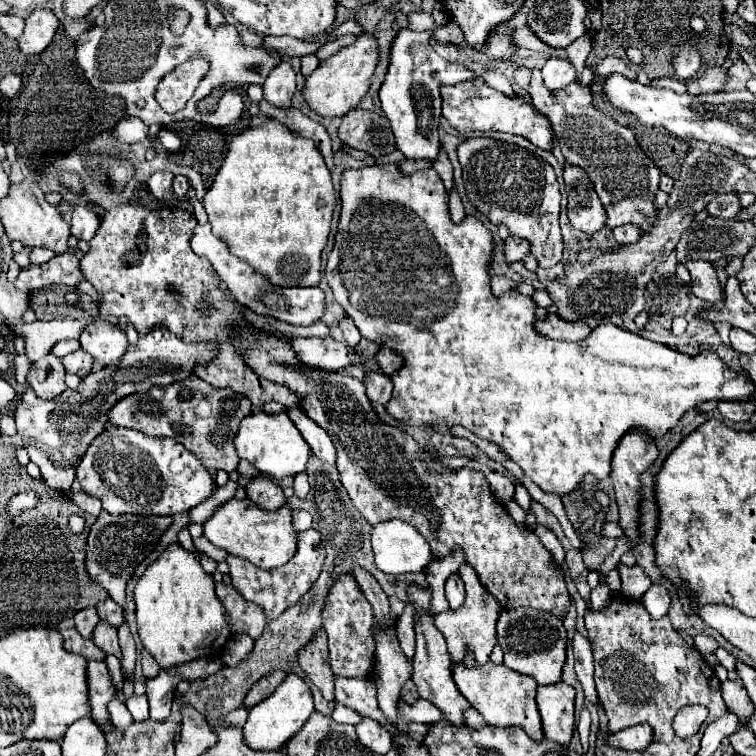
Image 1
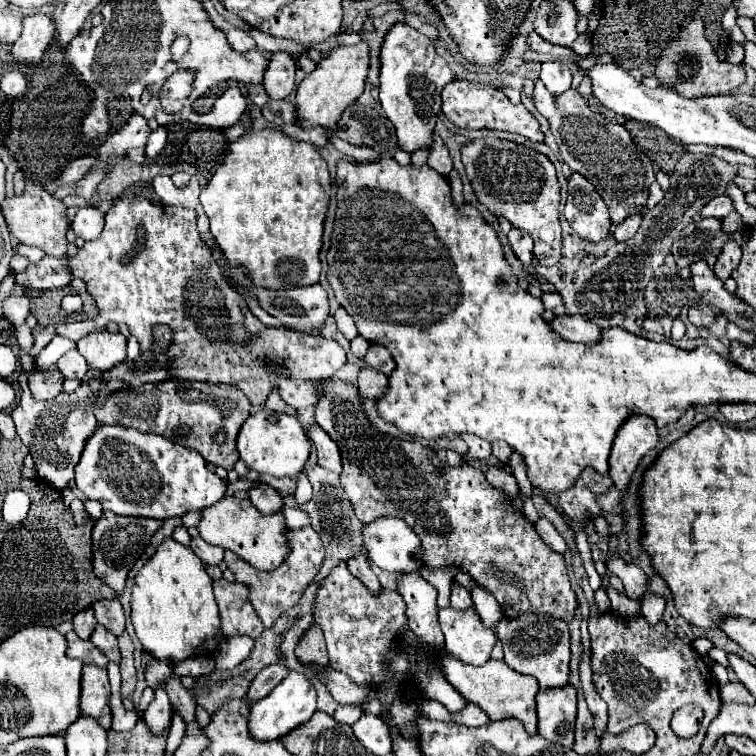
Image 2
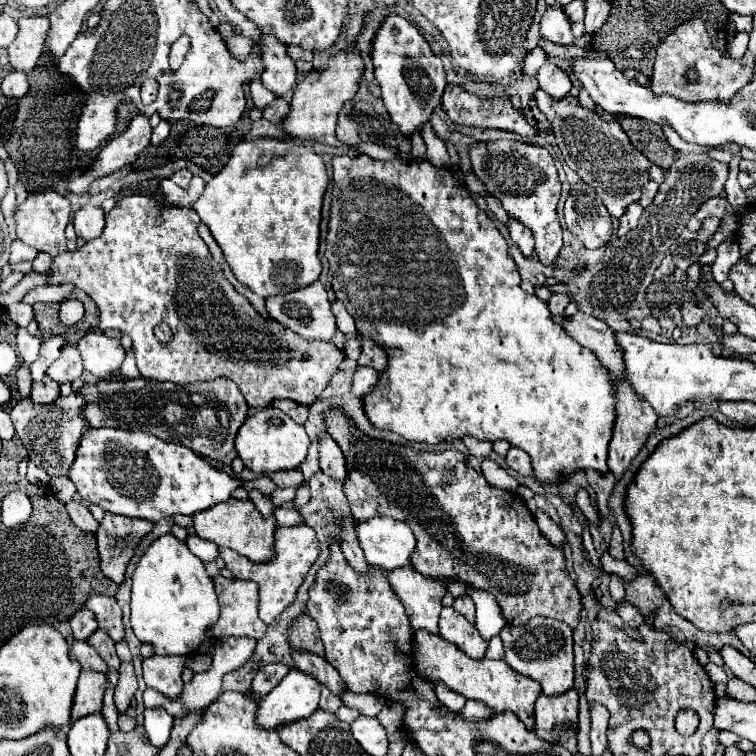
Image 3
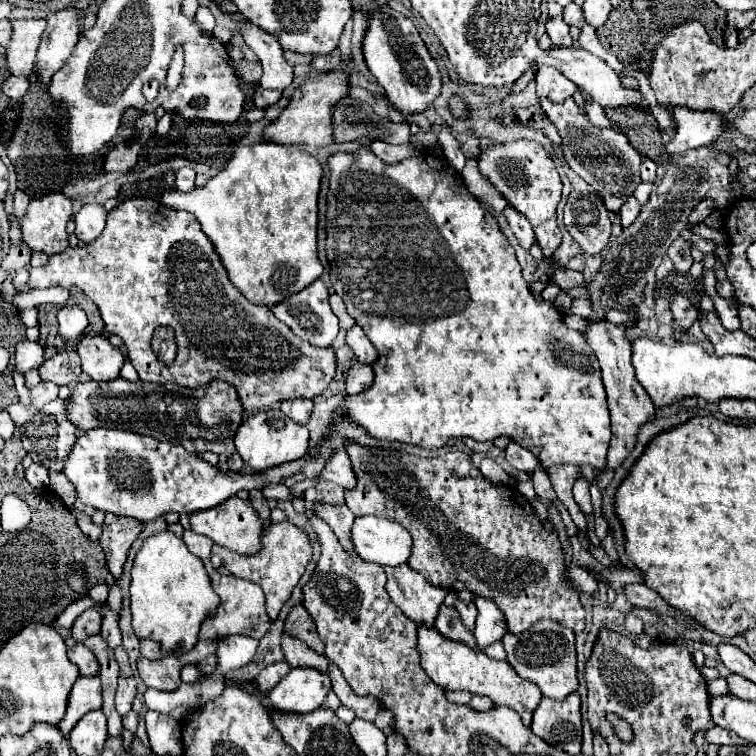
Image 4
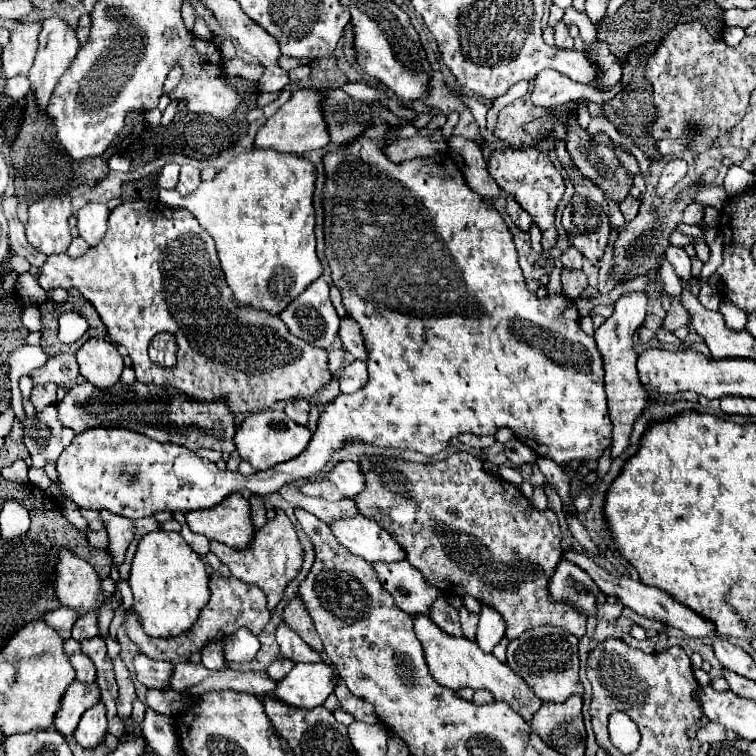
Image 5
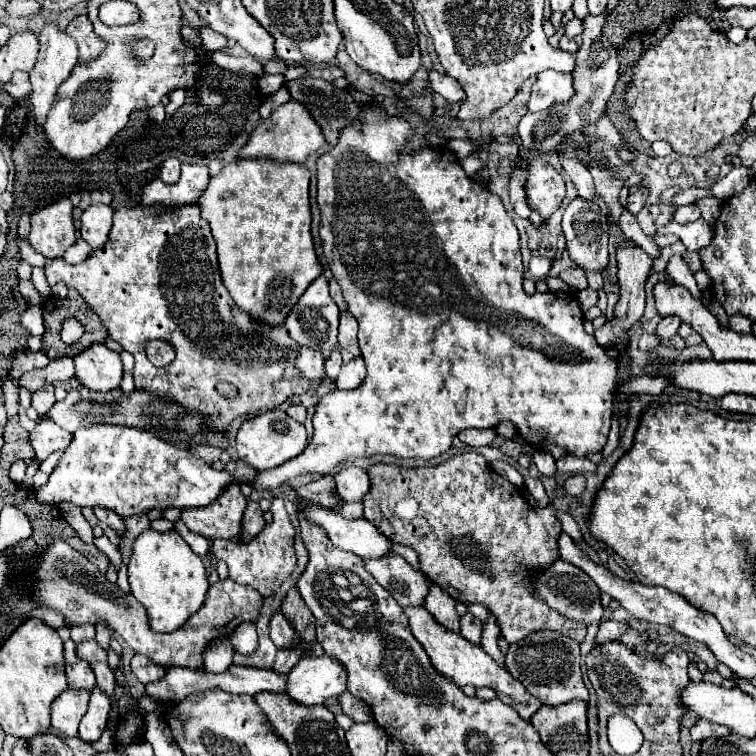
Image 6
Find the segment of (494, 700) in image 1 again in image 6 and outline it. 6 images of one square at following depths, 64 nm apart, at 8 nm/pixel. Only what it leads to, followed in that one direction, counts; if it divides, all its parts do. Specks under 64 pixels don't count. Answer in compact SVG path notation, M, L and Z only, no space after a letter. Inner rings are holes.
M404 608L408 620L410 620L410 628L412 634L416 636L416 640L422 644L422 648L426 650L432 666L436 668L436 672L440 672L444 678L452 680L456 686L466 686L472 684L476 688L480 686L488 686L496 692L496 696L504 702L510 704L524 720L530 720L532 714L542 706L542 702L532 696L520 680L514 680L514 676L502 668L494 658L486 656L486 652L482 652L480 644L470 644L466 638L462 638L456 632L446 632L432 616L430 612L426 612L426 608Z

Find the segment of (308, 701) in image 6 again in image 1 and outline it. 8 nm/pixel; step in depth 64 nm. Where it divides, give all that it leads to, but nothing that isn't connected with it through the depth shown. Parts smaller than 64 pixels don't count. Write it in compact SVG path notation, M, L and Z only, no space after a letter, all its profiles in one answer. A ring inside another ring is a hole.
M290 674L272 696L268 696L266 700L262 700L260 704L256 704L250 714L246 724L242 726L244 732L244 744L252 750L282 750L286 746L286 742L304 726L304 722L310 718L310 714L314 712L314 704L312 704L312 692L310 686L296 674Z

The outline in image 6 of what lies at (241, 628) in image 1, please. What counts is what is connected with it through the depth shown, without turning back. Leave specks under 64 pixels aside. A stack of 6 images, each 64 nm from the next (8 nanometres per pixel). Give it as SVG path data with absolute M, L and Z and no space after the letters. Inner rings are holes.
M54 542L50 550L38 556L38 564L34 570L34 600L40 606L54 608L66 616L66 620L74 624L84 622L108 622L108 628L122 636L122 640L134 648L134 652L148 656L156 664L166 668L170 666L186 666L186 668L202 668L202 654L210 640L228 636L240 622L256 624L262 608L262 594L252 586L242 586L234 580L218 580L210 586L204 606L172 634L150 632L150 624L146 620L146 610L132 598L132 594L124 594L116 584L110 584L98 568L78 554L66 542Z

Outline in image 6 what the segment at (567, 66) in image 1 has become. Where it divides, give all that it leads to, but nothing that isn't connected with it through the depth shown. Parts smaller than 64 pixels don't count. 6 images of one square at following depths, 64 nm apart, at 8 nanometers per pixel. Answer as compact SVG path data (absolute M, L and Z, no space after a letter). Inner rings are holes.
M544 70L536 76L528 108L530 108L530 112L548 110L554 104L562 104L562 102L570 100L574 94L576 94L576 90L572 84L572 76L566 76L566 74L554 72L554 70Z

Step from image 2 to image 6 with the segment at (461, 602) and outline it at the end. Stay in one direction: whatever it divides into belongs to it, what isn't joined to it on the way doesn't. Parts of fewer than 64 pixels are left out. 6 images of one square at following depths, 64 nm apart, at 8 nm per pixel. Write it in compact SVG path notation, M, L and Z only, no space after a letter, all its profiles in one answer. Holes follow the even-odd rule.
M466 612L460 618L460 634L470 642L480 644L480 632L482 632L482 622L476 616L472 616L470 612Z

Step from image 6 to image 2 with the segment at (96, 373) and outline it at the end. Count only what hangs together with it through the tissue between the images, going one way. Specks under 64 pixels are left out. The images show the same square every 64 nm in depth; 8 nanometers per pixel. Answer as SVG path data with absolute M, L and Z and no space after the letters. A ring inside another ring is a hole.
M92 330L78 340L76 348L86 356L88 366L100 372L126 360L126 338L120 332L112 334L108 330Z

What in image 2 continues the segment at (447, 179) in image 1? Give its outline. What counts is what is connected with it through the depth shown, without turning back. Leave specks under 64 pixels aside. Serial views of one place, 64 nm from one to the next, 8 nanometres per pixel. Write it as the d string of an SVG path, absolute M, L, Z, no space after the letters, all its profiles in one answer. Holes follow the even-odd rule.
M434 136L434 150L430 150L430 158L428 158L428 166L434 168L438 174L442 174L444 178L448 178L448 174L452 172L452 160L448 154L448 148L444 146L444 142Z

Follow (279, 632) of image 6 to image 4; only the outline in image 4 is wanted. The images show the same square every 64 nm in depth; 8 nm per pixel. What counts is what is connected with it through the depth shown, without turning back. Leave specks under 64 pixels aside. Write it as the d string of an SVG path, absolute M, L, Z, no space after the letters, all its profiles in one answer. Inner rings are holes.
M282 636L282 650L286 656L286 662L290 666L300 666L300 668L314 668L320 672L326 672L330 676L330 668L328 668L328 660L320 654L316 654L314 650L306 648L306 644L294 640L292 636Z

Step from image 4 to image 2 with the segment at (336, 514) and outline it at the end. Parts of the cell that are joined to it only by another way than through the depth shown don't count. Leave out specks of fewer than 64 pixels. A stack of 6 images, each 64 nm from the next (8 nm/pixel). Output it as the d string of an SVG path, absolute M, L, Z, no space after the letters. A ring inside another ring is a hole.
M354 556L354 560L350 560L350 564L348 564L348 570L350 570L374 596L380 596L382 586L380 586L380 582L378 582L376 574L370 570L370 566L368 566L368 562L366 562L364 556Z

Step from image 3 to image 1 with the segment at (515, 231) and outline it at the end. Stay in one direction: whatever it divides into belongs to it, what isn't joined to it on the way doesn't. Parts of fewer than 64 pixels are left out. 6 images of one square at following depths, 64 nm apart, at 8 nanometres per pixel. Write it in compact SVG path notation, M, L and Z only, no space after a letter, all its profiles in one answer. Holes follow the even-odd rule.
M508 236L506 242L504 242L504 256L506 256L506 262L512 264L512 262L518 262L522 260L524 256L528 256L530 244L522 238L514 238L514 236Z

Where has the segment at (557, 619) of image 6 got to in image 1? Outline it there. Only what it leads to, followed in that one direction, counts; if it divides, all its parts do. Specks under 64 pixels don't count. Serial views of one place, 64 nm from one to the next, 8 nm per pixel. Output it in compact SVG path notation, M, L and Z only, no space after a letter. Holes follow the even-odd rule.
M236 320L230 324L232 330L232 344L242 354L248 368L252 368L260 378L270 382L282 384L292 390L300 400L300 408L310 416L320 428L324 428L336 448L336 468L340 472L340 482L348 490L354 506L370 524L386 522L398 518L406 524L412 524L422 536L426 536L430 548L434 548L434 558L444 558L450 550L460 544L466 554L466 562L478 572L480 582L486 590L502 604L502 608L518 608L530 606L540 608L546 612L554 612L558 618L564 618L570 606L570 596L564 582L564 572L554 564L550 552L540 544L538 536L528 530L526 526L516 526L516 522L508 516L504 506L492 496L488 482L482 472L472 468L462 470L448 470L446 466L438 464L434 454L424 450L414 442L414 438L402 432L396 426L384 424L376 410L372 408L364 382L340 372L324 372L312 366L302 364L292 344L286 336L270 332L266 328L258 328L248 320Z

